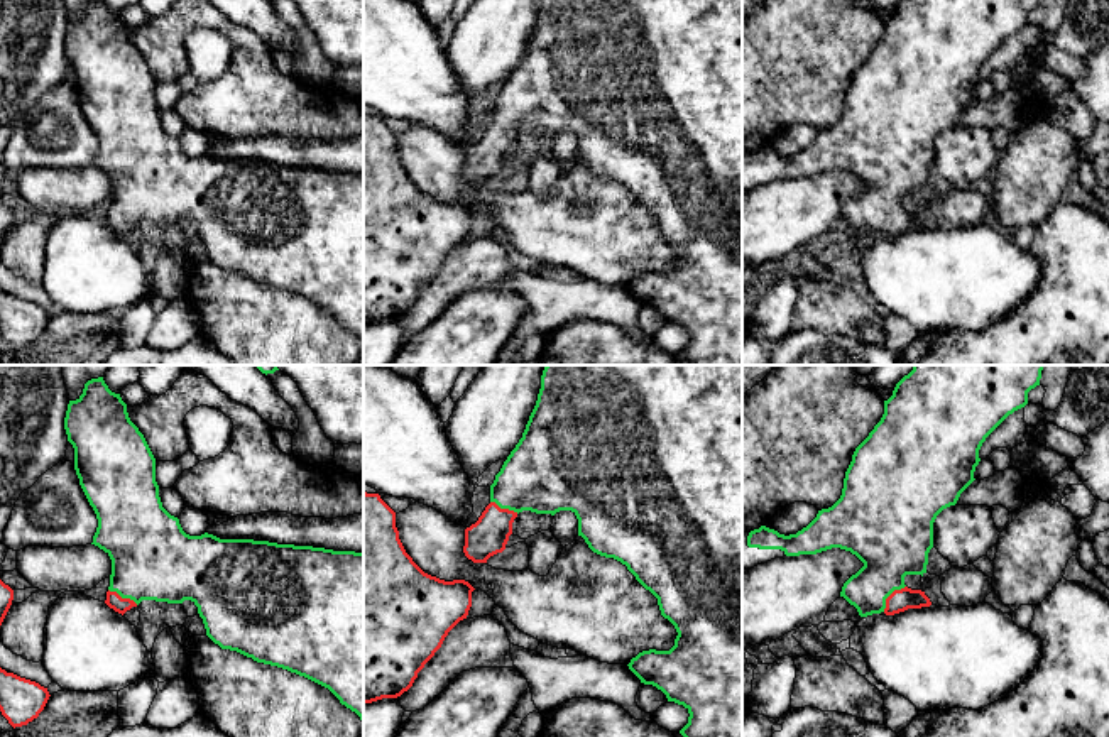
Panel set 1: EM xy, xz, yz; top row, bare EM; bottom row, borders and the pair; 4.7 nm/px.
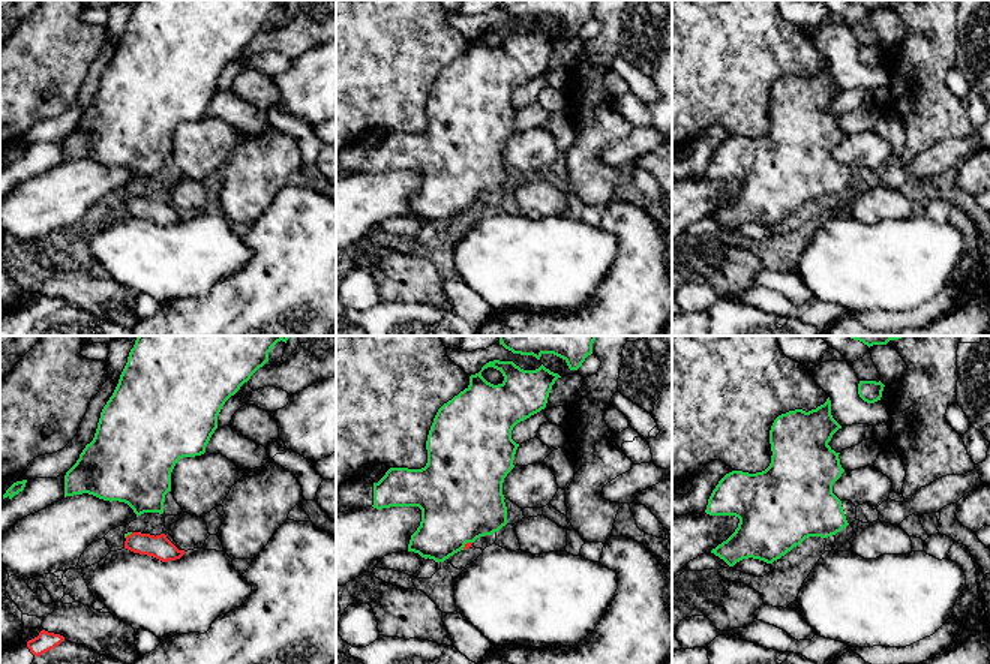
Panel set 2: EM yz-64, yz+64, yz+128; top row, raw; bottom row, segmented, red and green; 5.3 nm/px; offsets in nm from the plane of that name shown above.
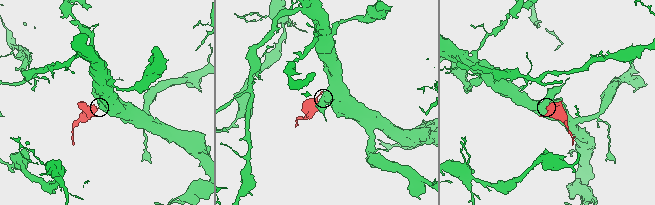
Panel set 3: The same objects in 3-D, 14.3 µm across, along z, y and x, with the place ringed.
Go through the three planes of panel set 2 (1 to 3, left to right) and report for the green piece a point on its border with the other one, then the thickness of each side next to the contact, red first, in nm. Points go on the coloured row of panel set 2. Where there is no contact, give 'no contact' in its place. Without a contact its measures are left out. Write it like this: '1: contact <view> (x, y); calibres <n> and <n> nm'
1: contact yz-64 (128, 535); calibres 120 and 20 nm
2: contact yz+64 (465, 544); calibres 30 and 460 nm
3: no contact

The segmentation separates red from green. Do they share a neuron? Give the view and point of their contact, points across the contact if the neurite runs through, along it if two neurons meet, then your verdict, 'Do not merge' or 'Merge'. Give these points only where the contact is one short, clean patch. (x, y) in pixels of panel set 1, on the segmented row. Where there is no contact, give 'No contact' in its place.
Touches red at yz (890, 595). Path across: yz (900, 600), (890, 595), (891, 543). Merge

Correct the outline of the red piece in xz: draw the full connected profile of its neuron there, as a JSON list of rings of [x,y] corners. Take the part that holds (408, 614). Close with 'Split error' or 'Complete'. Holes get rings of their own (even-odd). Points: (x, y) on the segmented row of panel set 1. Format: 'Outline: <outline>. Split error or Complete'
Outline: [[[363,492],[363,703],[397,698],[412,686],[418,673],[441,647],[448,632],[467,619],[473,590],[465,580],[445,581],[424,573],[399,539],[396,512],[379,494]]]. Complete

